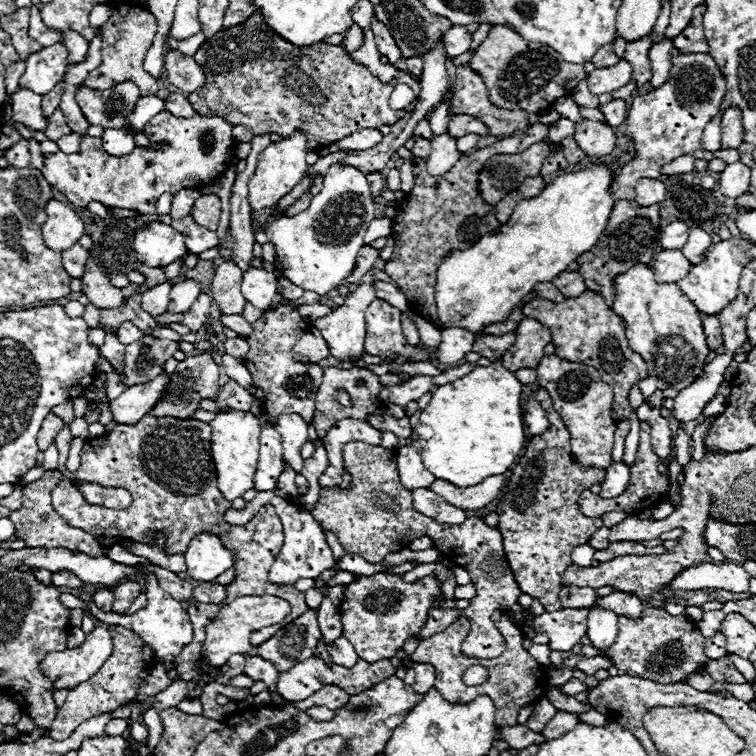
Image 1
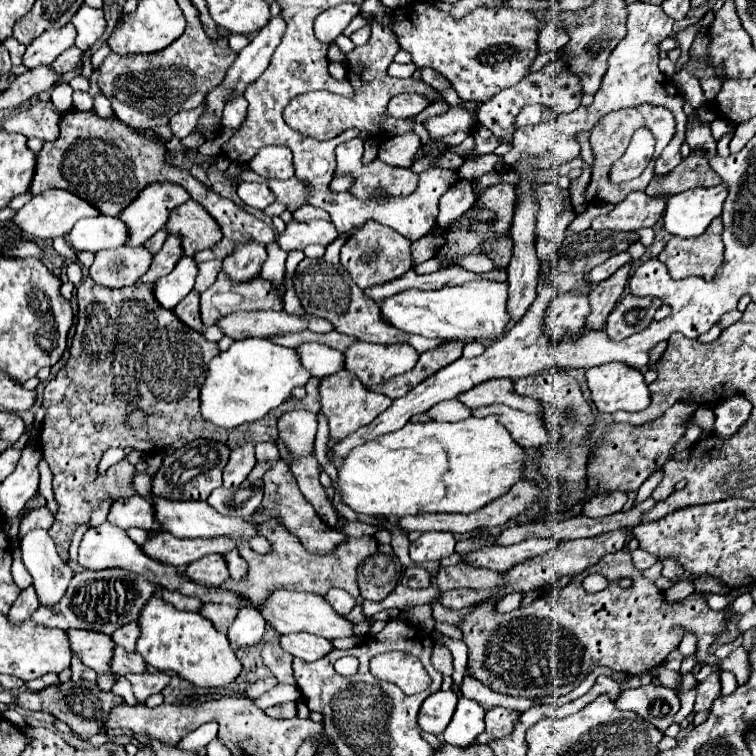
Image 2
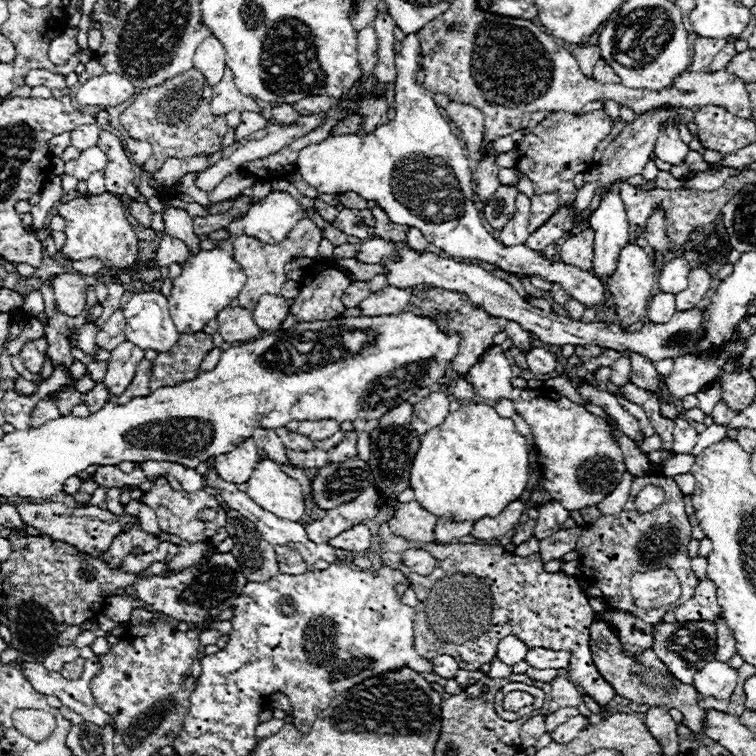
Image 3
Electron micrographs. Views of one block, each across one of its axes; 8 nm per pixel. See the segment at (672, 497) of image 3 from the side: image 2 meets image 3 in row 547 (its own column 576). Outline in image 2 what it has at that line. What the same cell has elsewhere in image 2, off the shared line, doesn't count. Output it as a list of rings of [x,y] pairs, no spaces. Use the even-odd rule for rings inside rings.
[[[620,550],[614,554],[604,556],[598,564],[590,566],[584,576],[574,576],[568,586],[564,586],[560,592],[550,592],[546,596],[540,596],[534,604],[528,608],[518,608],[508,614],[494,614],[494,604],[478,606],[462,624],[464,642],[468,646],[468,672],[478,678],[488,688],[510,694],[510,696],[526,696],[526,698],[544,698],[544,696],[564,696],[570,690],[574,690],[596,666],[608,666],[610,670],[624,672],[630,676],[640,676],[650,672],[652,668],[660,666],[666,656],[678,648],[684,634],[692,632],[696,634],[698,642],[698,660],[706,664],[718,664],[722,670],[734,672],[738,684],[744,684],[748,678],[748,654],[744,648],[738,648],[726,658],[718,659],[714,653],[709,652],[710,644],[716,640],[720,632],[724,632],[726,615],[724,611],[710,610],[706,602],[698,594],[690,594],[680,604],[668,604],[662,608],[662,590],[656,588],[654,582],[646,580],[642,572],[638,572],[632,566],[632,558],[628,552]],[[588,574],[602,574],[608,578],[608,586],[602,592],[590,594],[582,588],[582,580]],[[630,578],[630,588],[620,588],[618,580]]]

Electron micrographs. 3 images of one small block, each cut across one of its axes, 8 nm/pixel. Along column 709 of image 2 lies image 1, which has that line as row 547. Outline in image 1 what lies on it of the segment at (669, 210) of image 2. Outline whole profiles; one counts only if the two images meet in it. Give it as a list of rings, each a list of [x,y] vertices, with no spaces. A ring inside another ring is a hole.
[[[200,532],[190,540],[184,558],[188,568],[186,572],[204,582],[212,582],[216,576],[234,566],[232,552],[224,548],[220,538],[208,532]]]

